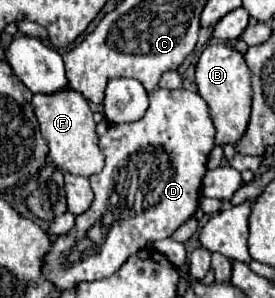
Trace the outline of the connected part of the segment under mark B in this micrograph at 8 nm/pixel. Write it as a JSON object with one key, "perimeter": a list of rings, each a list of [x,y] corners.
{"perimeter":[[[223,43],[207,45],[195,69],[195,83],[199,95],[205,99],[209,107],[209,115],[217,129],[215,145],[217,147],[237,145],[247,131],[249,113],[251,113],[251,73],[243,55]]]}

